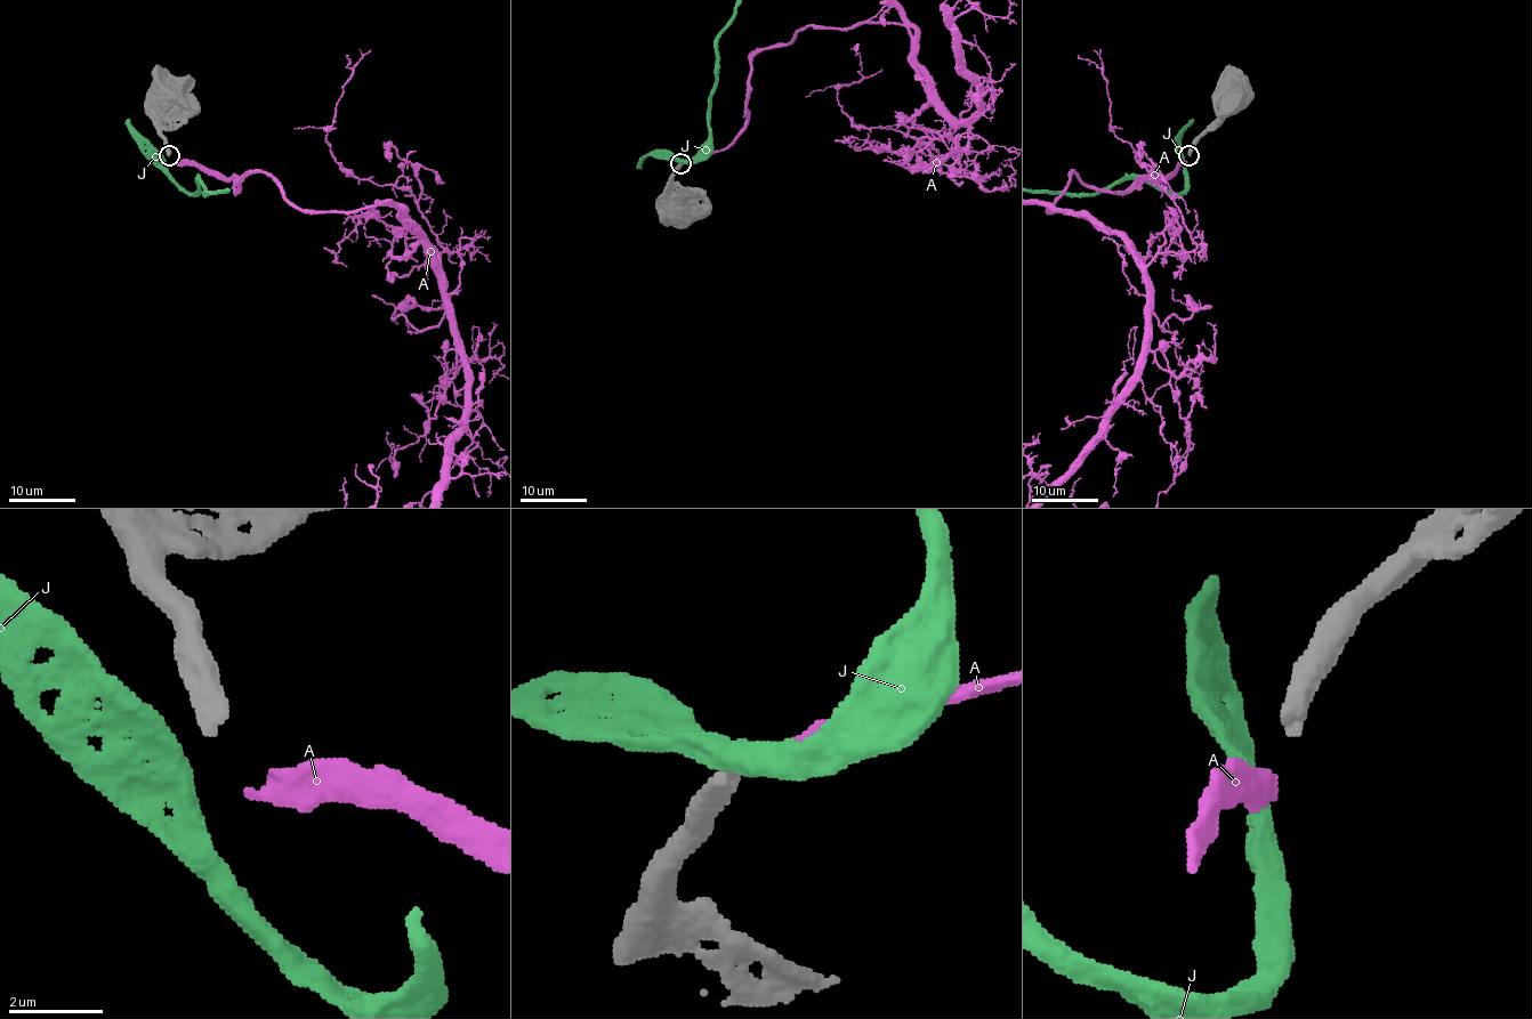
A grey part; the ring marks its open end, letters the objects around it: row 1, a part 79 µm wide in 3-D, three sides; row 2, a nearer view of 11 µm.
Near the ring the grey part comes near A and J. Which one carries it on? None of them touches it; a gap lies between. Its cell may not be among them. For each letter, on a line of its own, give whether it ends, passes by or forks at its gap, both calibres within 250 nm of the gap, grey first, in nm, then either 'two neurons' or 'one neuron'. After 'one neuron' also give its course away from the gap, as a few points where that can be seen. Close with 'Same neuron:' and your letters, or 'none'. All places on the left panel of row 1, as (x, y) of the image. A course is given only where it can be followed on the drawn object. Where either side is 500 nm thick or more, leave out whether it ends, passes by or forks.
A: it ends | 420/280 nm | one neuron
J: 420/550 nm | two neurons
Same neuron: A

